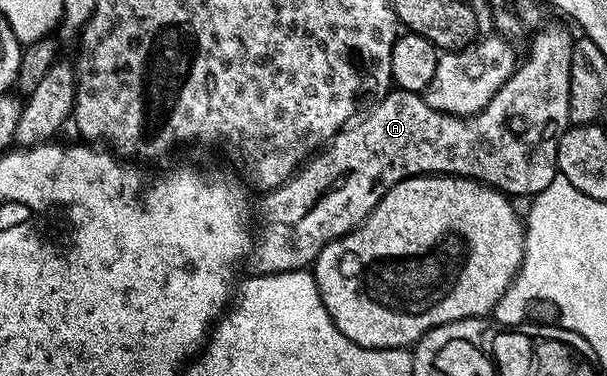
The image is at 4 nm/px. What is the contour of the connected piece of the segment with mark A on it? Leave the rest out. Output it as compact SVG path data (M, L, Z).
M547 24L535 31L529 42L531 52L527 59L524 62L522 59L521 65L505 80L504 86L489 100L487 107L467 117L435 111L422 93L392 89L362 117L340 130L329 145L320 149L302 169L292 174L284 186L278 186L266 195L267 215L263 223L257 226L253 238L249 255L250 273L258 276L308 269L321 248L356 230L370 216L372 208L406 178L417 178L424 174L473 178L494 186L508 196L534 196L549 188L559 174L557 152L561 136L571 124L569 100L574 41L574 35L571 36L563 26Z

